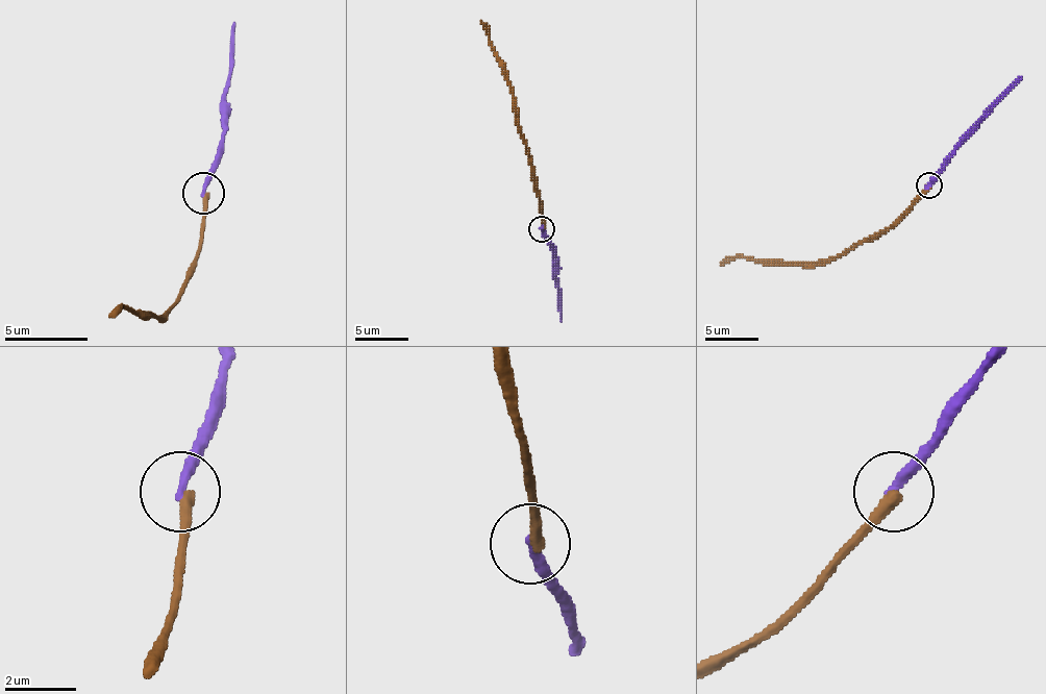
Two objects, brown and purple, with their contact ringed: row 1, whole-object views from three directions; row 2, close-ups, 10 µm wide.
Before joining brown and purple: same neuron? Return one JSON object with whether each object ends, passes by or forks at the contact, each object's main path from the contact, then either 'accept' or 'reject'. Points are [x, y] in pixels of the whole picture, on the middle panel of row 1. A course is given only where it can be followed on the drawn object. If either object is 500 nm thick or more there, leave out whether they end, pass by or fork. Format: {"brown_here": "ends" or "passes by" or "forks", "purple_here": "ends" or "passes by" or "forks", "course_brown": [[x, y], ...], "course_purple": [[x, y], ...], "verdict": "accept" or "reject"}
{"brown_here": "ends", "purple_here": "ends", "course_brown": [[542, 228], [540, 191], [521, 134], [513, 88], [505, 64], [489, 40], [489, 29], [481, 21]], "course_purple": [[542, 228], [552, 259], [561, 321]], "verdict": "reject"}

